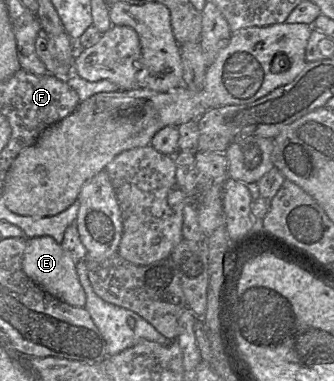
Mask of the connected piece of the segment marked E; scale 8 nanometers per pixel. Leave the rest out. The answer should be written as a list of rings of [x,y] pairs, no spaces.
[[[52,237],[27,239],[22,259],[26,276],[51,296],[74,307],[84,307],[86,297],[76,273],[76,262]]]

